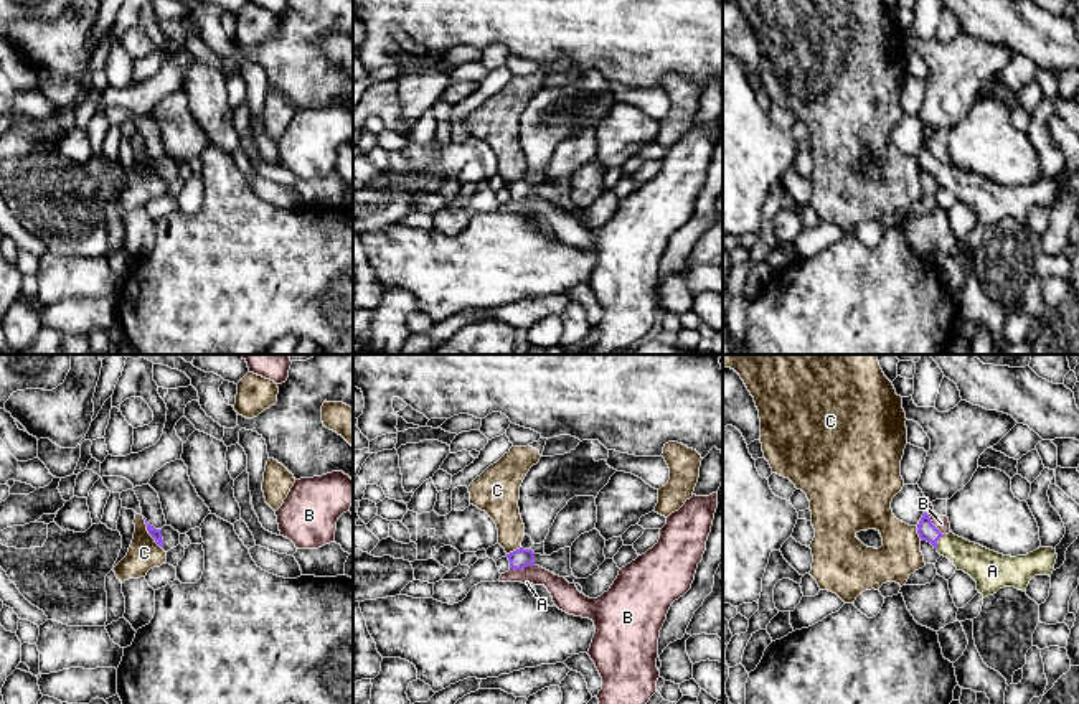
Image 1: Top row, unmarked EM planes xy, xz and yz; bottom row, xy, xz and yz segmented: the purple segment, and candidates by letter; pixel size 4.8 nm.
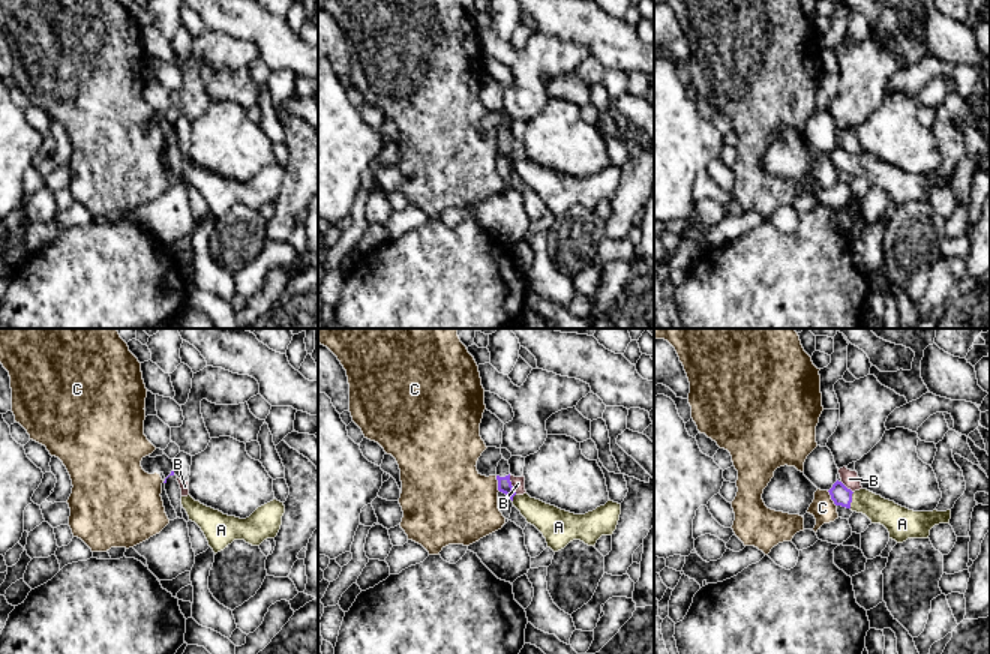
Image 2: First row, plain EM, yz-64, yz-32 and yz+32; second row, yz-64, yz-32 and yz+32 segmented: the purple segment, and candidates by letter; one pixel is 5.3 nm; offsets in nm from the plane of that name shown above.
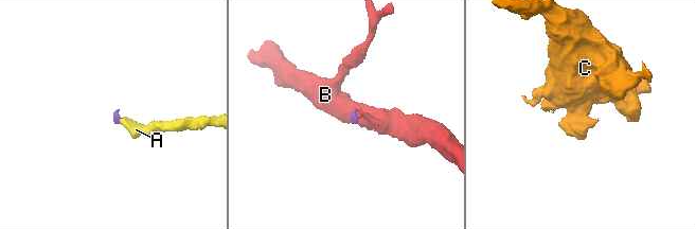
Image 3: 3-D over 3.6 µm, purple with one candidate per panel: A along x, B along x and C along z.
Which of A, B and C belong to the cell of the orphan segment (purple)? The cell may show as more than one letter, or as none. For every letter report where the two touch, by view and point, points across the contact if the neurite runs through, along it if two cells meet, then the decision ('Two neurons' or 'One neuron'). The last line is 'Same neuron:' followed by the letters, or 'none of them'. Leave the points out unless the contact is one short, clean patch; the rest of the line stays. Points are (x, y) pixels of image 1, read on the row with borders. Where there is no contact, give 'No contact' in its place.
A: Touches purple at yz (937, 539). Path across: yz (926, 530), (937, 539), (982, 564). One neuron
B: Touches purple at xz (522, 567). Boundary: xz (533, 564), (523, 569), (510, 569). Two neurons
C: Touches purple at xy (149, 533). Boundary: xy (142, 518), (147, 533), (160, 548). Two neurons
Same neuron: A

